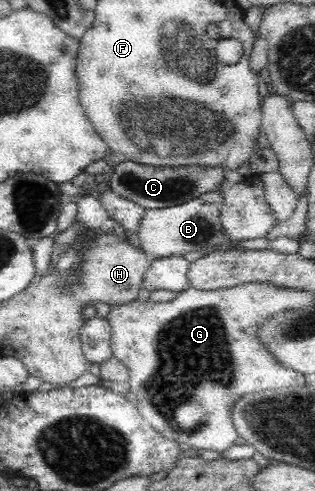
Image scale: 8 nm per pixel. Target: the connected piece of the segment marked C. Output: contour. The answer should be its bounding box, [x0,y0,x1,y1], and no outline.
[111,161,225,210]

